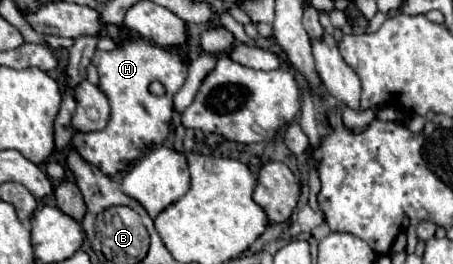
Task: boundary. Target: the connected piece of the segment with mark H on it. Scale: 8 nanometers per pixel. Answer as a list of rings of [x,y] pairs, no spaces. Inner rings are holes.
[[[135,37],[127,39],[127,43],[119,43],[115,51],[97,49],[91,63],[99,71],[99,89],[109,99],[111,119],[103,131],[75,133],[73,145],[81,159],[99,167],[105,175],[113,177],[123,171],[123,167],[129,167],[133,161],[137,161],[137,157],[143,153],[141,149],[165,141],[173,113],[173,95],[181,89],[185,81],[187,65],[183,63],[179,53],[155,47]],[[153,81],[159,81],[165,87],[163,95],[153,95],[149,91],[149,85]]]

